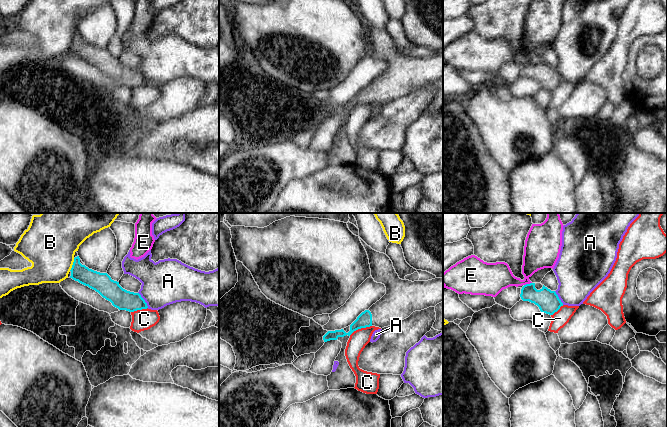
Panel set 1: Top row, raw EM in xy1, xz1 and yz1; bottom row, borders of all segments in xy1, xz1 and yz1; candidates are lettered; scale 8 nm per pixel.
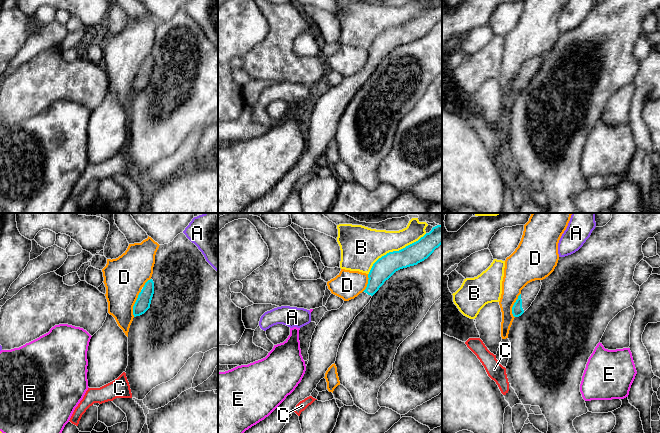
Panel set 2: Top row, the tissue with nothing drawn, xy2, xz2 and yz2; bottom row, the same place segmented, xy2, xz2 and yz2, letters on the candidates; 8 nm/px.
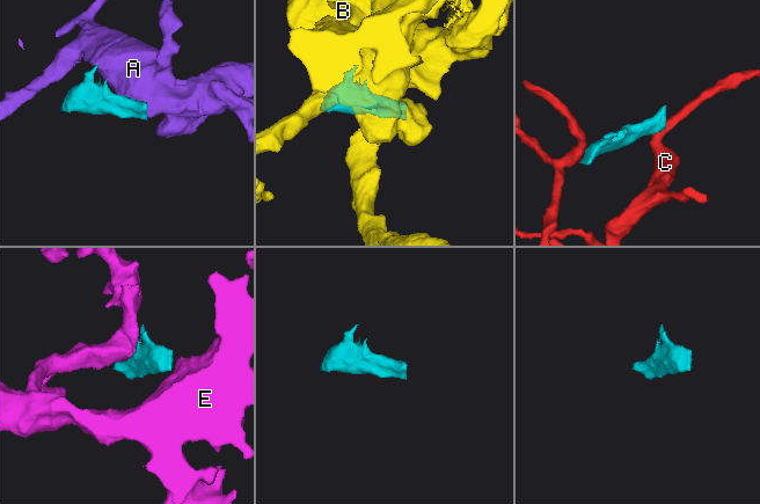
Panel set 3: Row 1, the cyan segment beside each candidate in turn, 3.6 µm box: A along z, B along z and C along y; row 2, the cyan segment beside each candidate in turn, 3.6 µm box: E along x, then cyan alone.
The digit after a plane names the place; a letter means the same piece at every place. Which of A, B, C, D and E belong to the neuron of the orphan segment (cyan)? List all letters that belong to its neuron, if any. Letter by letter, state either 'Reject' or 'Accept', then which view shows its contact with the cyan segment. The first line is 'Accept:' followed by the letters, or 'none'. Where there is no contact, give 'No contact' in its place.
Accept: none
A: Reject. Touches cyan in xy1
B: Reject. Touches cyan in xz2
C: Reject. Touches cyan in xz1
D: Reject. Touches cyan in xy2
E: Reject. Touches cyan in yz1

